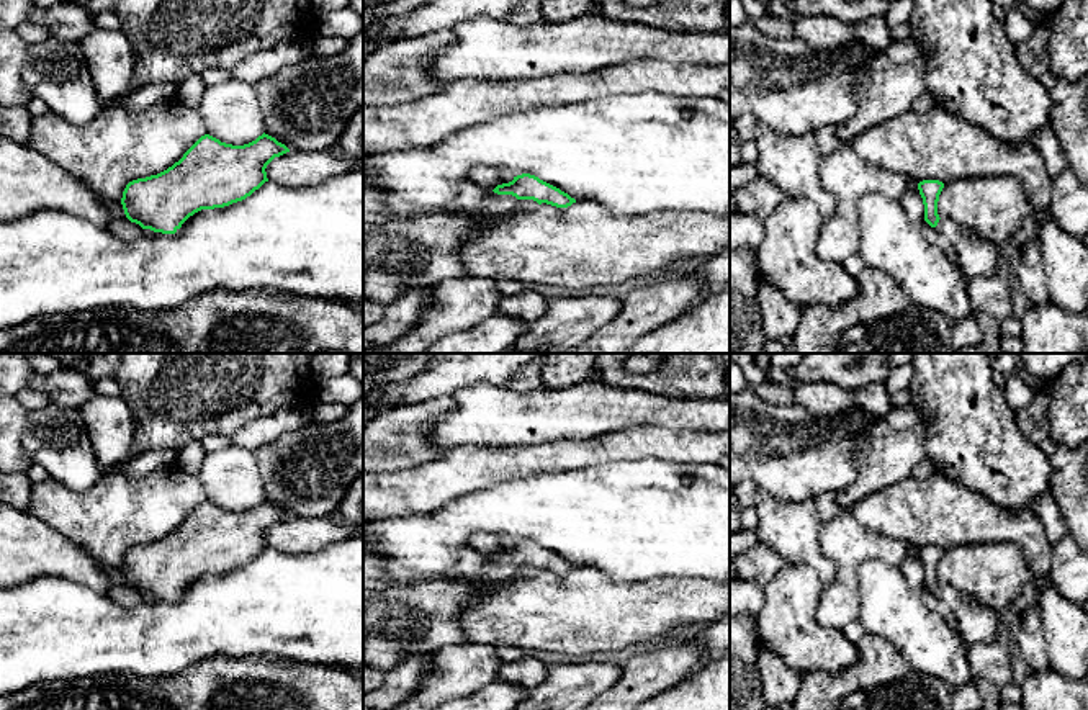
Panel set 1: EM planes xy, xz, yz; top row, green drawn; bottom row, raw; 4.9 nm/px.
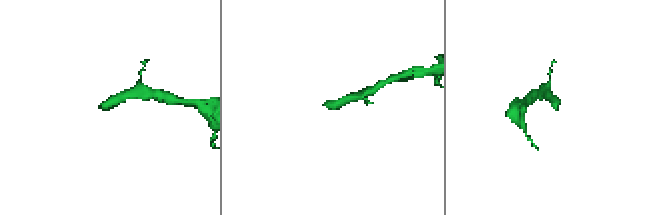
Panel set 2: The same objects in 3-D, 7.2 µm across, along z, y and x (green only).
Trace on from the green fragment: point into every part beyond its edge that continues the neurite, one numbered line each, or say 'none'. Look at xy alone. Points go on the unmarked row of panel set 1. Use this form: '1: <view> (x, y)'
none

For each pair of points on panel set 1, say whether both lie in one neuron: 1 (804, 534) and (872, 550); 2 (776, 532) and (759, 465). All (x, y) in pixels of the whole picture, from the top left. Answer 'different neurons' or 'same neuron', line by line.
1: different neurons
2: different neurons

